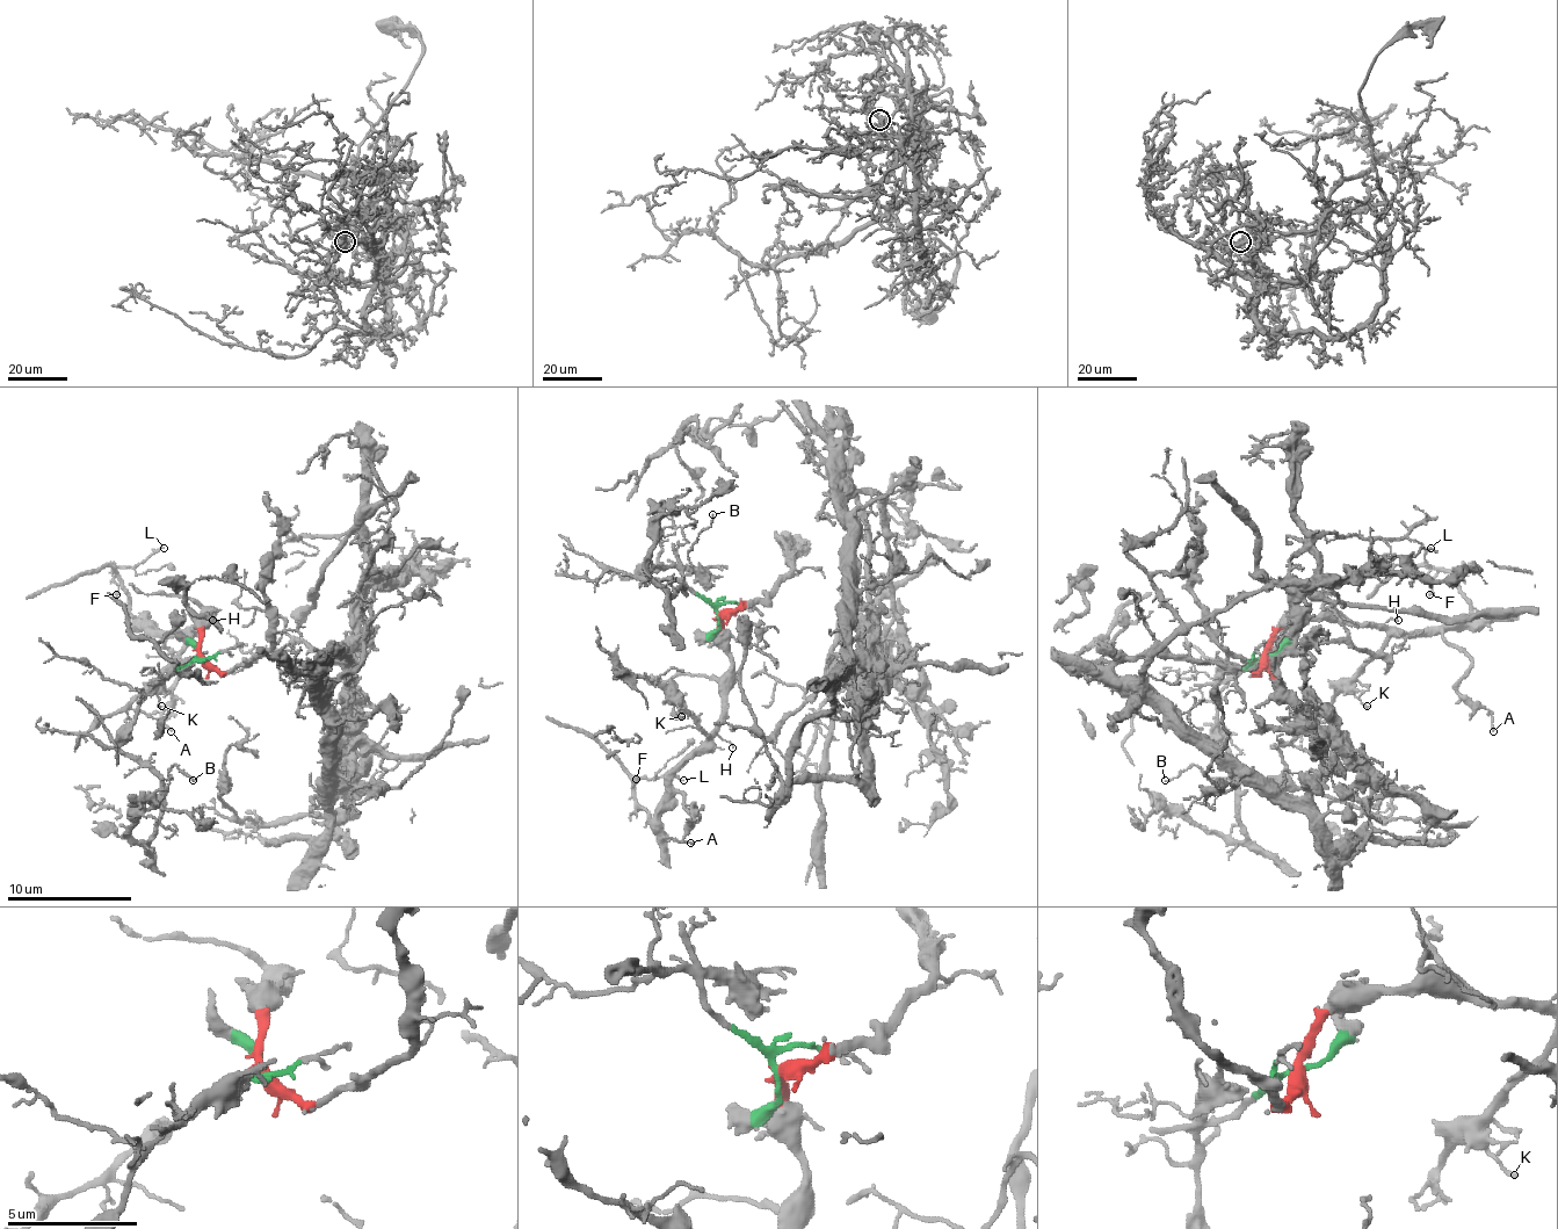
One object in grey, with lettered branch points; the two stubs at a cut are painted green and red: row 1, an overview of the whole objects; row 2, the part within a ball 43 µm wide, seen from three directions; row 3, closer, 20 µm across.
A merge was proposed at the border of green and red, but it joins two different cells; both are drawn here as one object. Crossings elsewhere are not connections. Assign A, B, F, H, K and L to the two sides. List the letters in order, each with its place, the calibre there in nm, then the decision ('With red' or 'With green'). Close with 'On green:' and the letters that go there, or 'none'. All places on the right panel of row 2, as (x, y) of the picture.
A: Place: (1493, 731). Thickness 120 nm. With red
B: Place: (1165, 780). Thickness 90 nm. With green
F: Place: (1429, 594). Thickness 130 nm. With red
H: Place: (1398, 620). Thickness 80 nm. With red
K: Place: (1367, 706). Thickness 130 nm. With red
L: Place: (1430, 548). Thickness 150 nm. With red
On green: B

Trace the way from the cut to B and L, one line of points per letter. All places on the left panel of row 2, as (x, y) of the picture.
B: (200, 657), (156, 685), (137, 707), (128, 738), (118, 747), (146, 759), (168, 778), (172, 766), (194, 781)
L: (200, 657), (203, 629), (212, 620), (156, 633), (135, 616), (116, 573), (116, 566), (137, 566), (162, 548)

